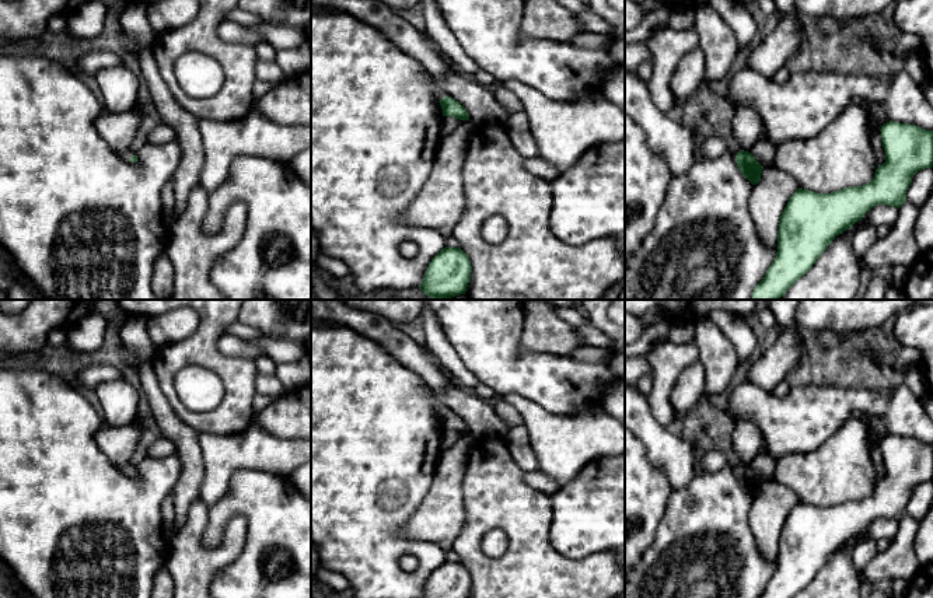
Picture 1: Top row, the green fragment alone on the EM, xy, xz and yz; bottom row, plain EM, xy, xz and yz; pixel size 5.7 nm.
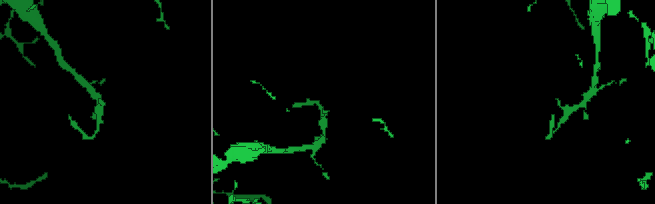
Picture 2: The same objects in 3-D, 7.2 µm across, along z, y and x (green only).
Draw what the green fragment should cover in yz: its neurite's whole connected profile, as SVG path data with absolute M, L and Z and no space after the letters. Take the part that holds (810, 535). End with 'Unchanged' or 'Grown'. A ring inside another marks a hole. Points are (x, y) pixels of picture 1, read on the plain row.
M890 434L880 443L885 476L863 500L832 507L799 501L782 525L778 566L759 598L794 598L828 562L876 518L901 521L913 489L933 480L933 444Z. Unchanged

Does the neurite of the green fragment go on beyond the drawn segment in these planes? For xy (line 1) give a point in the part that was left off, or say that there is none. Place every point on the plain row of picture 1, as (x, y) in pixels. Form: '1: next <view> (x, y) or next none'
1: next xy (126, 468)

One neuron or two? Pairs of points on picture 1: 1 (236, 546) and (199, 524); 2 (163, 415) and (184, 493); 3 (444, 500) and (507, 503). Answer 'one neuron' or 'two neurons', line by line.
1: one neuron
2: one neuron
3: two neurons

